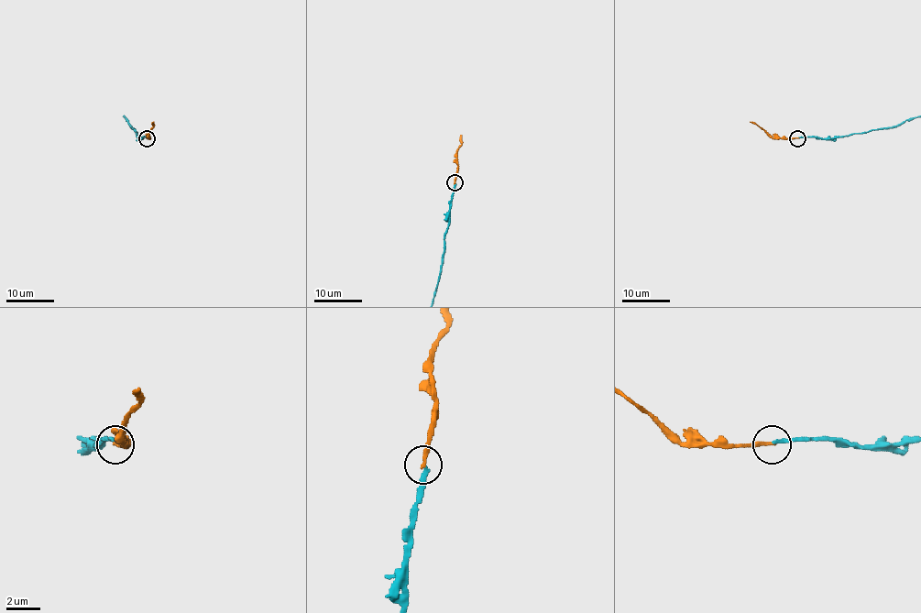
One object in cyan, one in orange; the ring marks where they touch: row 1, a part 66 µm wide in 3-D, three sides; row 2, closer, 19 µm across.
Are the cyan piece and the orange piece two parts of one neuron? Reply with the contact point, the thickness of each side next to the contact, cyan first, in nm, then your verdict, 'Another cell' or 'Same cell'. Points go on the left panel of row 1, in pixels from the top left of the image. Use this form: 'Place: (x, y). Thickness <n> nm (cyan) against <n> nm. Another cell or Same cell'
Place: (147, 138). Thickness 240 nm (cyan) against 220 nm. Another cell

